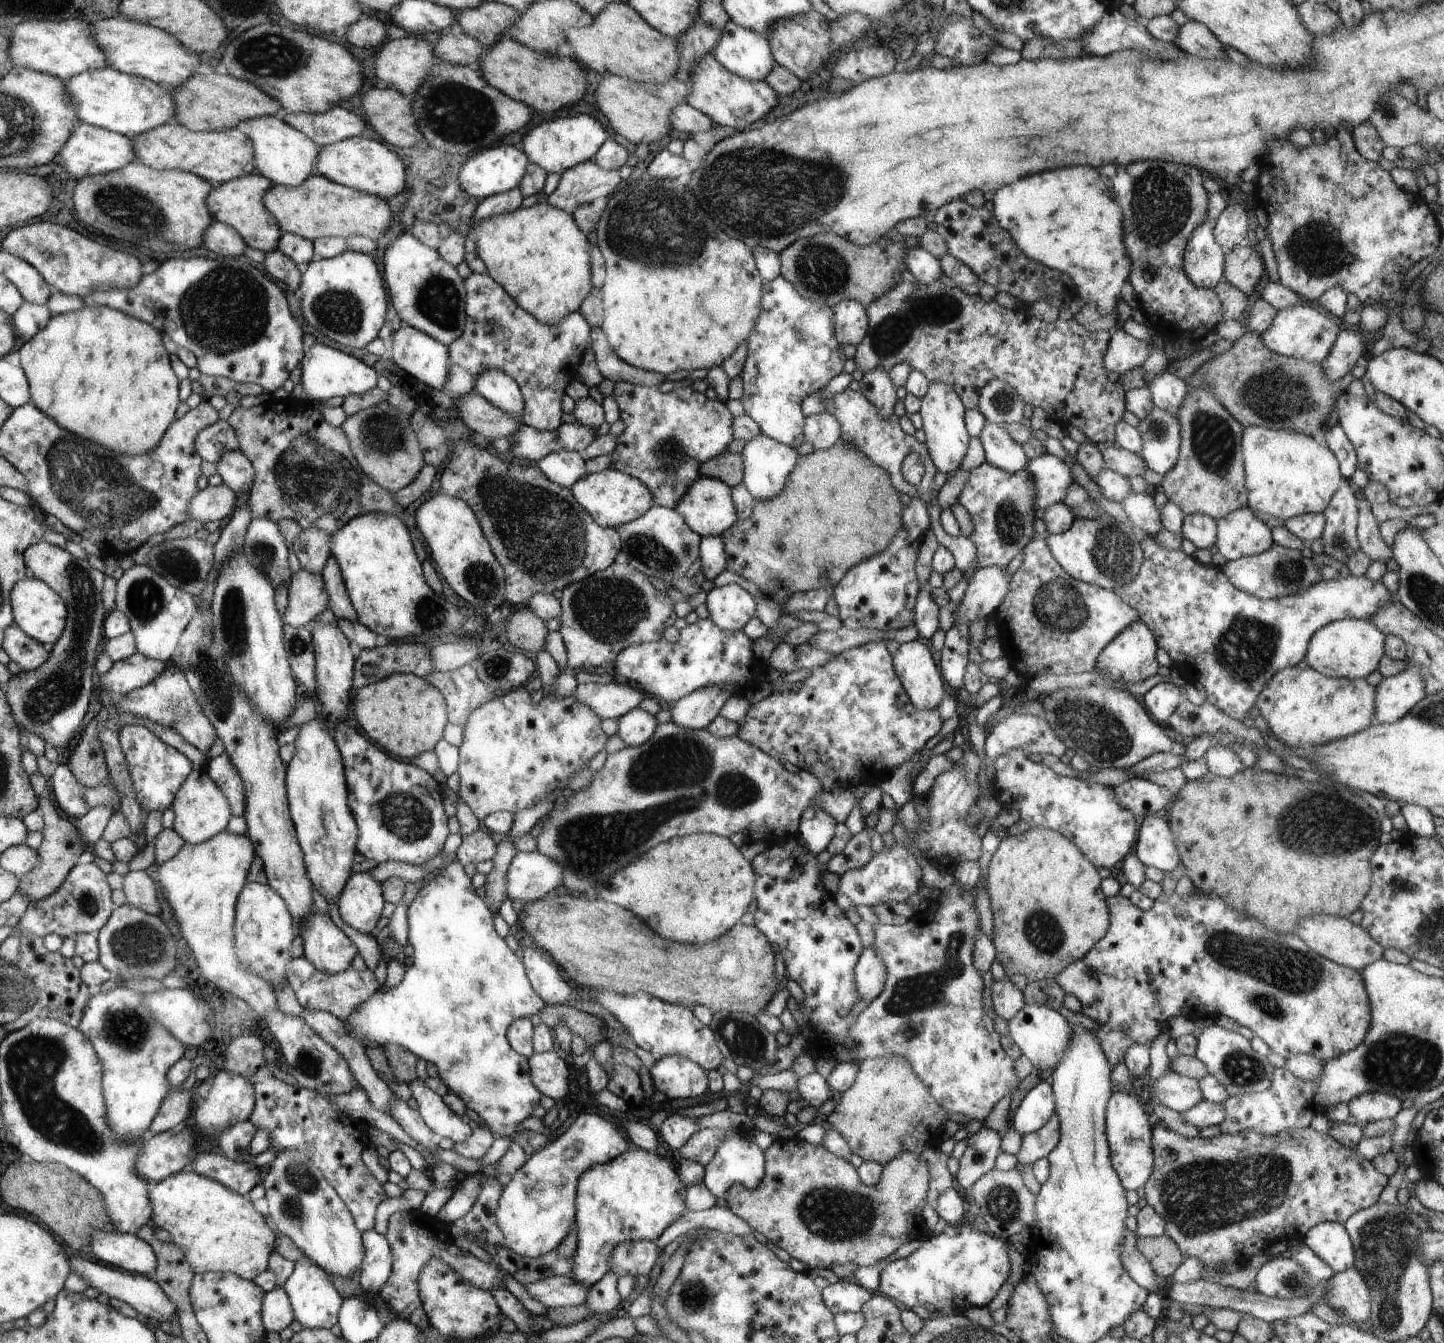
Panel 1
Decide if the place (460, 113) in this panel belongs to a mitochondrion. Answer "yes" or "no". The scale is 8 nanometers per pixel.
yes

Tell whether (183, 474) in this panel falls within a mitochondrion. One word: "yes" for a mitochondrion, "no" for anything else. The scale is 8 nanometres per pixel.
no

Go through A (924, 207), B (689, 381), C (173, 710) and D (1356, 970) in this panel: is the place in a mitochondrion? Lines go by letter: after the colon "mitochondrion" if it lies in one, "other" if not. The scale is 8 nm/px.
A: other
B: other
C: mitochondrion
D: other

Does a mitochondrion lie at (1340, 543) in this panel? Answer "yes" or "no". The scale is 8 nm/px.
yes

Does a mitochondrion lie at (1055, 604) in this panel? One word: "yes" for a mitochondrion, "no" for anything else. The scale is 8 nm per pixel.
yes

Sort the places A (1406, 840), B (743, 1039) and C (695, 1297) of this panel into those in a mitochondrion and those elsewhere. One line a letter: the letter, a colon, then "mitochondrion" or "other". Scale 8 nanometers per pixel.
A: other
B: mitochondrion
C: mitochondrion

